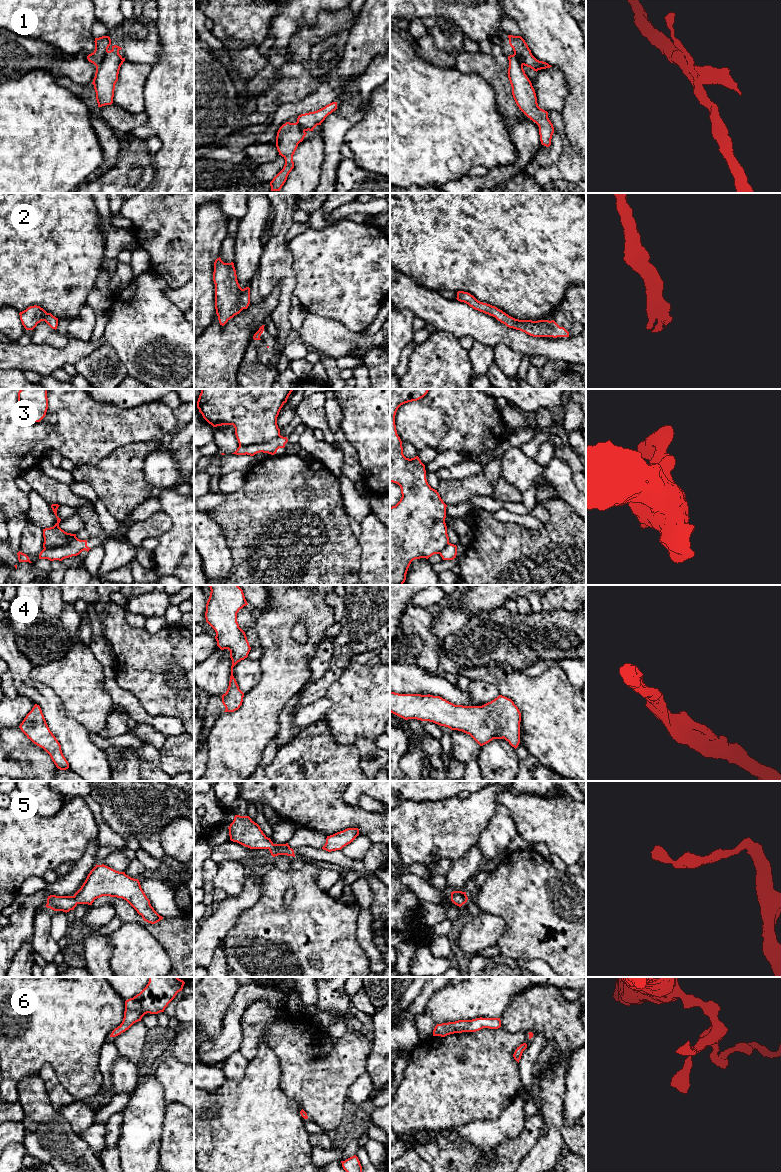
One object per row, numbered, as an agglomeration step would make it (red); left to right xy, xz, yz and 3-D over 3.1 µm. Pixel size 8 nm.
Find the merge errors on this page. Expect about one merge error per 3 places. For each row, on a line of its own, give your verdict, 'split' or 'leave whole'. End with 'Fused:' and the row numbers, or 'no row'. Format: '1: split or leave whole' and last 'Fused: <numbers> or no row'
1: split
2: leave whole
3: split
4: leave whole
5: leave whole
6: leave whole
Fused: 1, 3

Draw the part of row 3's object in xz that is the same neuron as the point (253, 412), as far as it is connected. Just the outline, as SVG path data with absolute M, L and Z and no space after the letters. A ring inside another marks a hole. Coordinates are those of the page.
M201 389L197 408L213 427L233 425L239 445L280 436L277 417L294 389Z

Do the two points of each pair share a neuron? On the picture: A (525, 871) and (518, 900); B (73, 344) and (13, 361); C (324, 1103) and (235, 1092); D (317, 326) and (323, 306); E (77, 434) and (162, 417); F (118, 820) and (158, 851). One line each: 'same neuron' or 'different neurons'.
A: same neuron
B: same neuron
C: different neurons
D: different neurons
E: same neuron
F: same neuron

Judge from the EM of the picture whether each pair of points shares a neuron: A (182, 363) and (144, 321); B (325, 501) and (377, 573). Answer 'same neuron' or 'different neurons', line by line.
A: same neuron
B: different neurons

